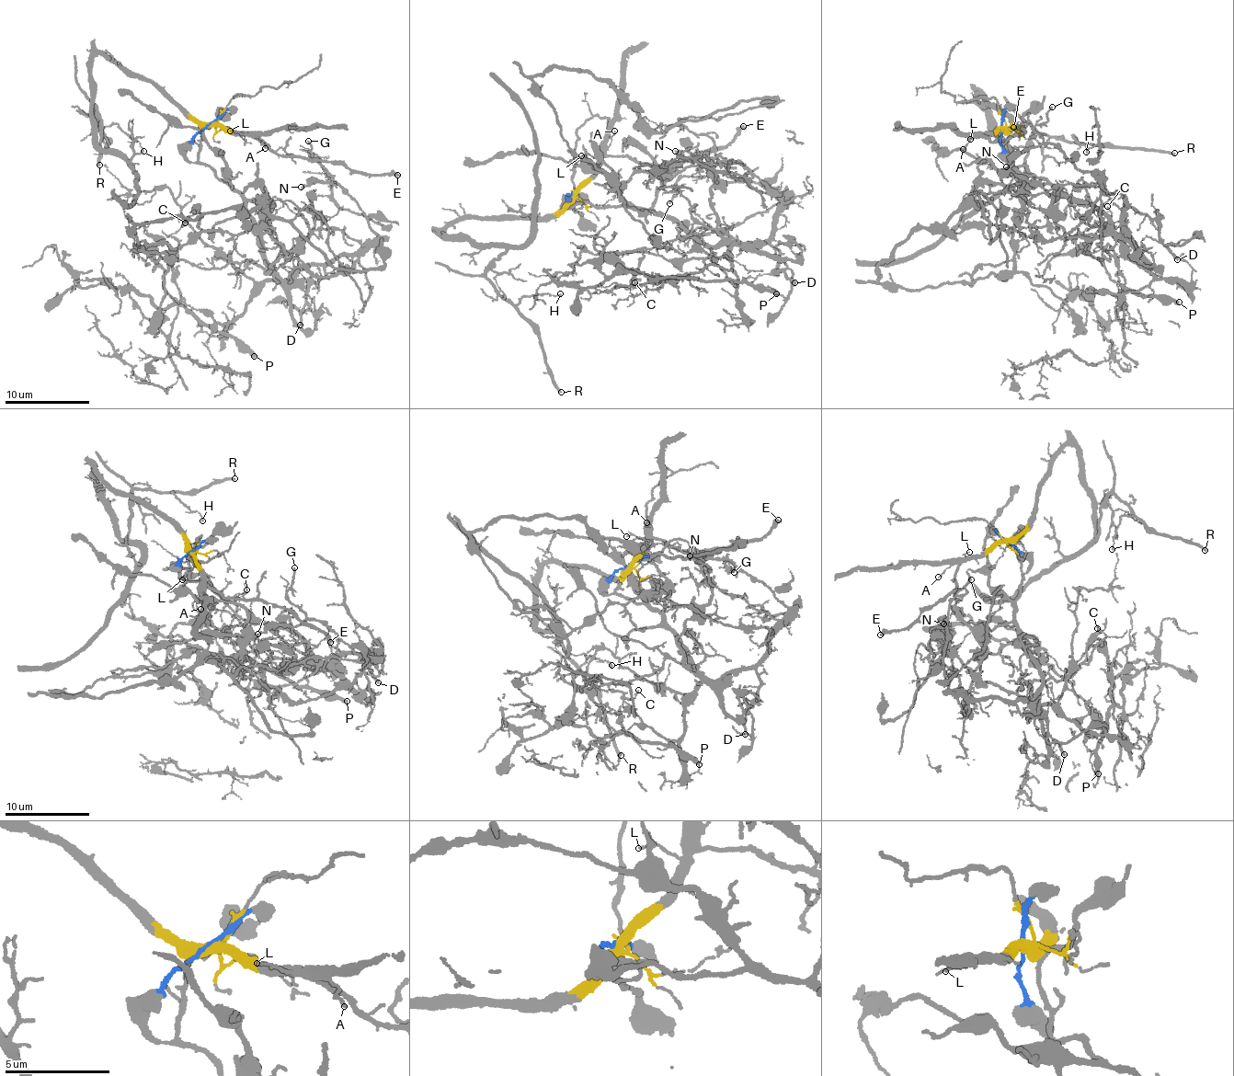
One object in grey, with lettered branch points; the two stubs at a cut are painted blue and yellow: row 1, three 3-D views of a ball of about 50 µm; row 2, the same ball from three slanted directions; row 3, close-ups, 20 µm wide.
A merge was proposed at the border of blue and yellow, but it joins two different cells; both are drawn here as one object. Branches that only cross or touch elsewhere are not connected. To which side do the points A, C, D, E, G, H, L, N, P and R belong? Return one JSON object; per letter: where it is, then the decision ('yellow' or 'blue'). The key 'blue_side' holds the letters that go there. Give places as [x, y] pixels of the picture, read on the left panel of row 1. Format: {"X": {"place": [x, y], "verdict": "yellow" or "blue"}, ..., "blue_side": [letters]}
{"A": {"place": [265, 148], "verdict": "yellow"}, "C": {"place": [185, 223], "verdict": "blue"}, "D": {"place": [300, 325], "verdict": "blue"}, "E": {"place": [397, 175], "verdict": "yellow"}, "G": {"place": [308, 141], "verdict": "blue"}, "H": {"place": [143, 151], "verdict": "yellow"}, "L": {"place": [230, 131], "verdict": "yellow"}, "N": {"place": [301, 187], "verdict": "blue"}, "P": {"place": [254, 356], "verdict": "blue"}, "R": {"place": [99, 165], "verdict": "yellow"}, "blue_side": ["C", "D", "G", "N", "P"]}

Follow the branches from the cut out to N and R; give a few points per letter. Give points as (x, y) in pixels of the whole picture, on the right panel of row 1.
N: (1003, 131), (1013, 169), (1022, 165), (1123, 232), (1119, 194), (1101, 191), (1055, 146), (1007, 167)
R: (1003, 131), (1009, 120), (980, 108), (978, 95), (1019, 177), (1035, 132), (1175, 154)

